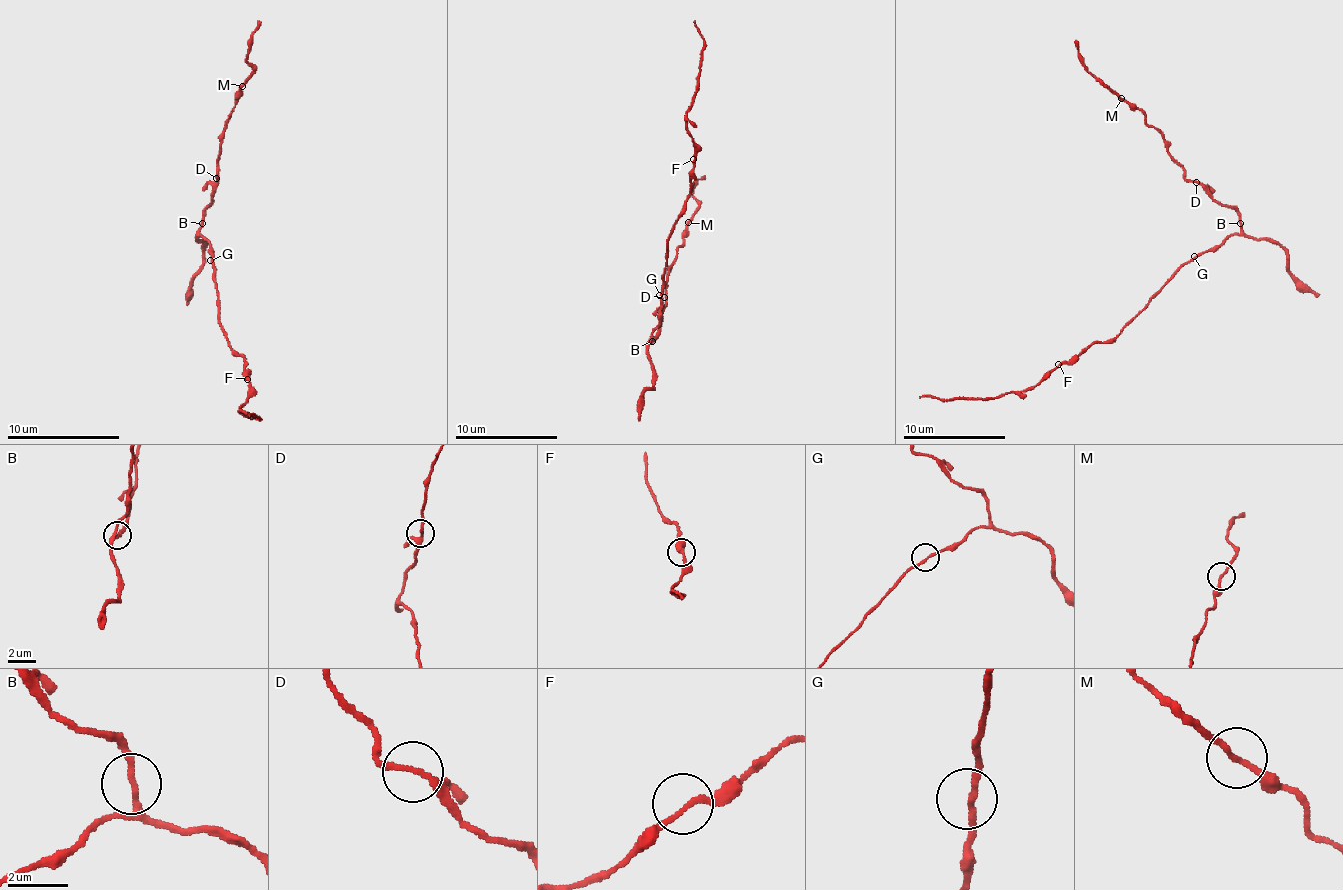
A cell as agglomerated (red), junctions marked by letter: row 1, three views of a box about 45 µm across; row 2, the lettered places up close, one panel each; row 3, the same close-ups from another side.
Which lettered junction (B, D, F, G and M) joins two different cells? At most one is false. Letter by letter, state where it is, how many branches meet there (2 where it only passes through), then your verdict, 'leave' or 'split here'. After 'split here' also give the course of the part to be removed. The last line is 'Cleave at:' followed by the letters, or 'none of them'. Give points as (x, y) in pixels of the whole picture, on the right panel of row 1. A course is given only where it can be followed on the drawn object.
B: (1240, 223) | 2 | leave
D: (1196, 182) | 2 | leave
F: (1058, 364) | 2 | leave
G: (1194, 256) | 2 | leave
M: (1121, 98) | 2 | leave
Cleave at: none of them

